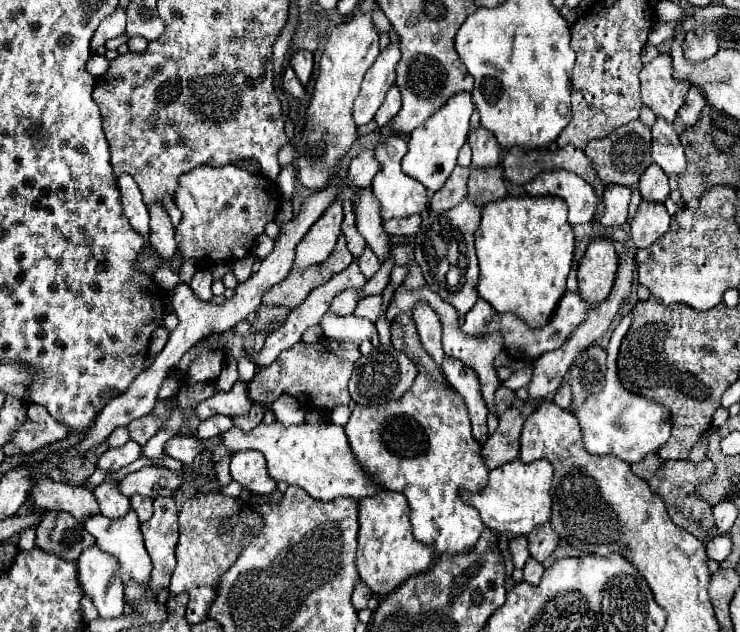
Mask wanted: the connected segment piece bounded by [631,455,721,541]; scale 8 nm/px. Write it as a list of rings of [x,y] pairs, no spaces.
[[[647,455],[645,459],[641,459],[639,463],[631,465],[633,473],[643,477],[649,487],[659,493],[663,497],[663,501],[667,503],[667,511],[673,519],[675,525],[683,527],[685,531],[693,533],[695,537],[709,541],[715,535],[721,535],[721,531],[715,527],[715,519],[713,519],[713,507],[697,495],[697,485],[701,483],[699,477],[707,475],[707,467],[701,463],[691,463],[691,461],[665,461],[659,455]]]

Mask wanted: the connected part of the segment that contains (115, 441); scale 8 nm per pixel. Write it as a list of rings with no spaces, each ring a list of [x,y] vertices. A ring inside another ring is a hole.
[[[125,427],[115,429],[115,431],[107,437],[109,447],[121,447],[121,445],[123,445],[123,443],[127,443],[127,441],[129,441],[129,431],[127,431]]]

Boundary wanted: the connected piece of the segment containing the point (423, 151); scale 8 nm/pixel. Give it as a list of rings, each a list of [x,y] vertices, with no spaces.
[[[461,91],[461,93],[453,95],[445,105],[441,105],[423,125],[413,129],[409,135],[409,143],[407,143],[409,149],[401,161],[403,171],[407,175],[411,175],[413,179],[421,181],[431,191],[437,191],[439,187],[443,187],[443,183],[447,181],[447,177],[451,175],[451,171],[457,165],[457,153],[459,153],[461,145],[467,141],[469,117],[471,117],[473,109],[475,107],[471,101],[471,93]]]

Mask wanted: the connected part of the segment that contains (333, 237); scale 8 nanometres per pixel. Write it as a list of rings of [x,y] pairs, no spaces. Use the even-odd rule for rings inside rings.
[[[337,199],[327,211],[317,219],[317,223],[305,233],[301,243],[295,249],[295,259],[293,259],[293,269],[307,269],[311,265],[323,263],[341,233],[341,219],[343,219],[343,207],[341,199]]]

